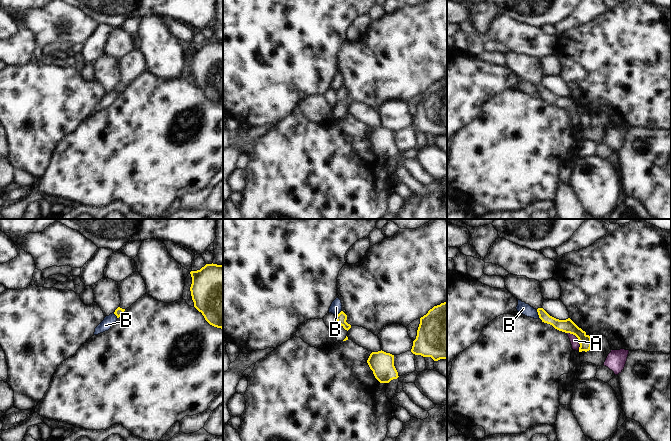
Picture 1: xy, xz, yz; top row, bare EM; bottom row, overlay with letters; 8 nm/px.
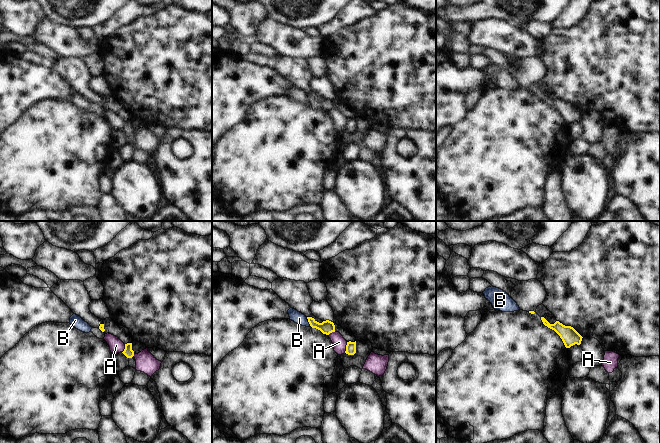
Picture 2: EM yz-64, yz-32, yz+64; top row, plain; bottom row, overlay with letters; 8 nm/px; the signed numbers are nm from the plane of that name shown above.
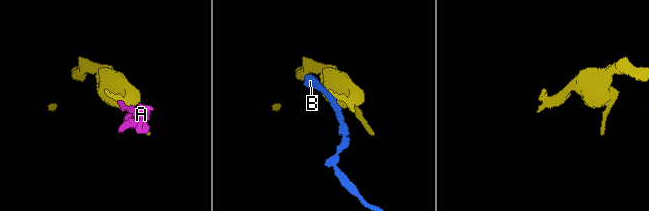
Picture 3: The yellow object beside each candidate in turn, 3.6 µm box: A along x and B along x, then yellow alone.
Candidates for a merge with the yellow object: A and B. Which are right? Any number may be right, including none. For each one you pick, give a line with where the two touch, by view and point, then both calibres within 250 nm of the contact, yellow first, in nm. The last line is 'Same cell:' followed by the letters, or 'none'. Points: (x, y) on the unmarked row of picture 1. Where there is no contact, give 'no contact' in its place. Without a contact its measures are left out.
Same cell: none

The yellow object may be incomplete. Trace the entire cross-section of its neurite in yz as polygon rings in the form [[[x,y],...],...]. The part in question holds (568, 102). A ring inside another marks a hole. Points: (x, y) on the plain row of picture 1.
[[[543,84],[537,85],[539,94],[542,98],[552,101],[555,105],[575,111],[579,116],[579,128],[589,127],[591,124],[591,113],[579,104],[570,94],[559,96],[550,92]]]

